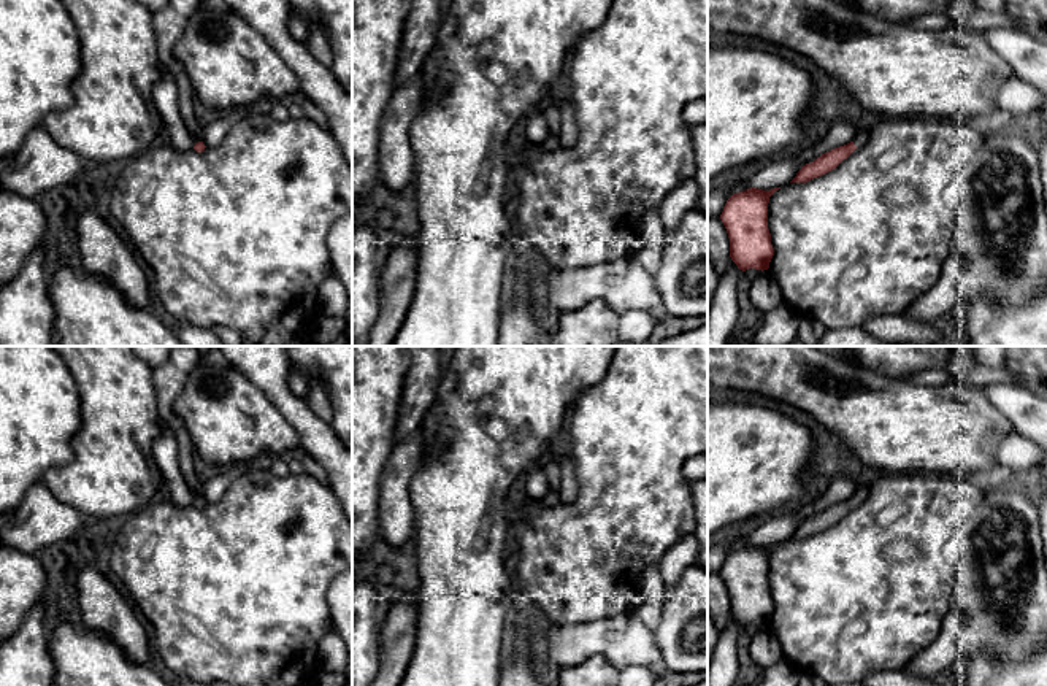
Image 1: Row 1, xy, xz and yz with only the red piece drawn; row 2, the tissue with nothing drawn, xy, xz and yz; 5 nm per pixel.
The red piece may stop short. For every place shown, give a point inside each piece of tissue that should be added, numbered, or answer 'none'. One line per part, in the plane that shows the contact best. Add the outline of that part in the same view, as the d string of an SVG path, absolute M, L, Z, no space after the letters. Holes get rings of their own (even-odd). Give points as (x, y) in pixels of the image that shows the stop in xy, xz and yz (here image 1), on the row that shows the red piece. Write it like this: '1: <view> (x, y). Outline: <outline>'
1: yz (862, 132). Outline: M861 118L858 121L858 129L852 140L857 148L861 148L866 143L868 135L869 135L869 122L871 122L871 119L868 119L868 118Z

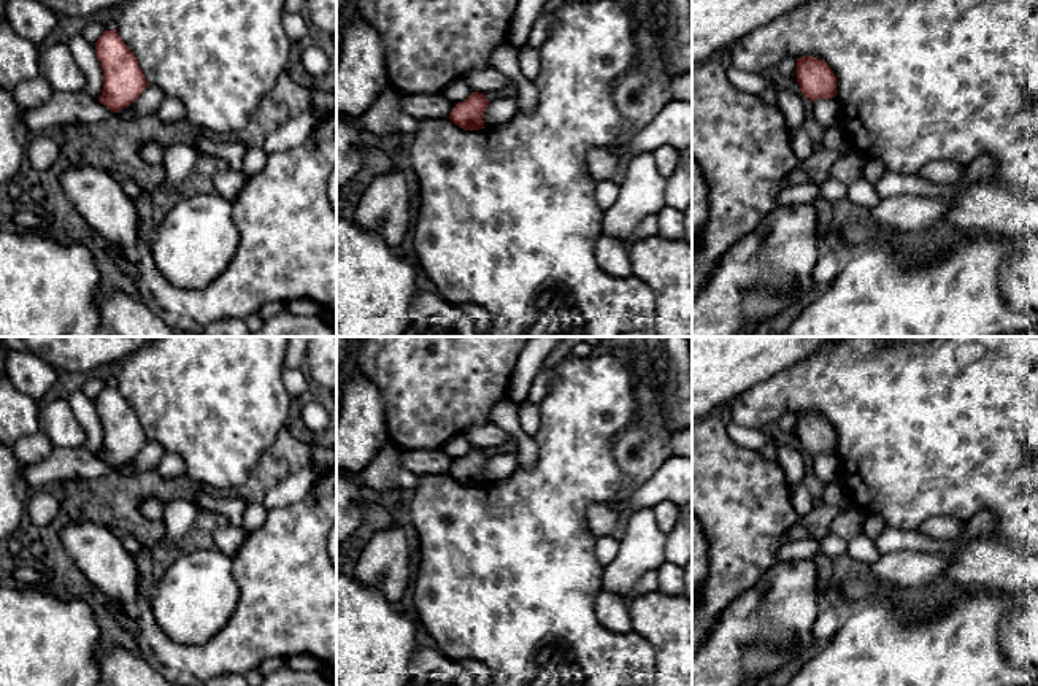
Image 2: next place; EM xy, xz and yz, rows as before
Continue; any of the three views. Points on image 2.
none

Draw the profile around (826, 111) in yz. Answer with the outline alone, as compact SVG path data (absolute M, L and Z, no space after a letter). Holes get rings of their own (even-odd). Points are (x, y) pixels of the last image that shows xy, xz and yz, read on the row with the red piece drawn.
M835 97L814 100L813 116L824 129L836 125L841 119L838 100Z

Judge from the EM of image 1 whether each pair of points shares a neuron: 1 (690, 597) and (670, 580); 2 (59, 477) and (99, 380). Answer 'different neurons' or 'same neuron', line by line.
1: different neurons
2: same neuron

